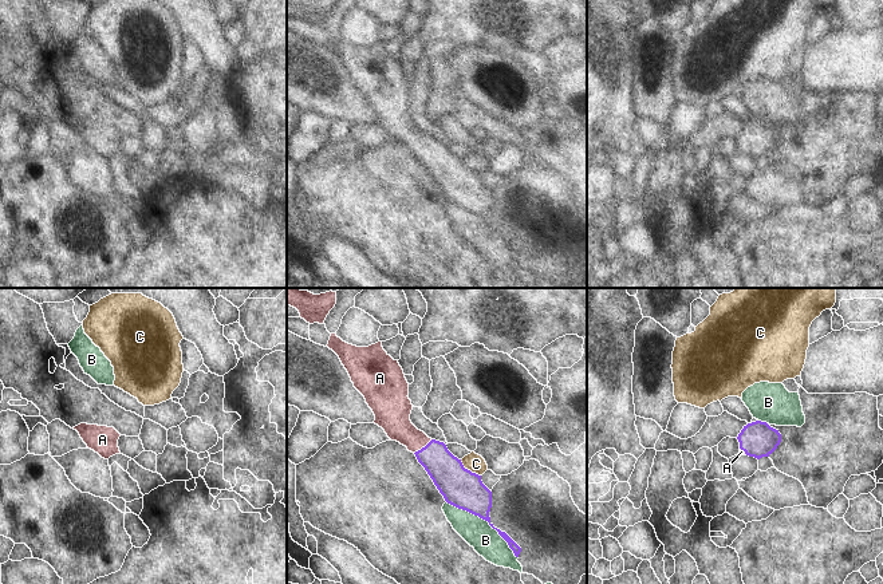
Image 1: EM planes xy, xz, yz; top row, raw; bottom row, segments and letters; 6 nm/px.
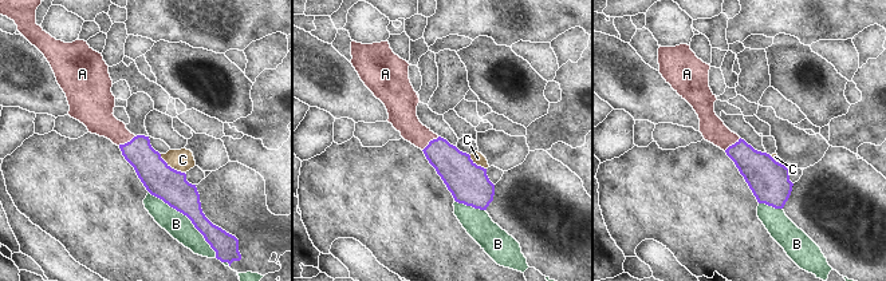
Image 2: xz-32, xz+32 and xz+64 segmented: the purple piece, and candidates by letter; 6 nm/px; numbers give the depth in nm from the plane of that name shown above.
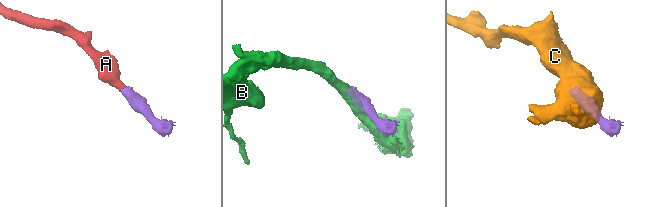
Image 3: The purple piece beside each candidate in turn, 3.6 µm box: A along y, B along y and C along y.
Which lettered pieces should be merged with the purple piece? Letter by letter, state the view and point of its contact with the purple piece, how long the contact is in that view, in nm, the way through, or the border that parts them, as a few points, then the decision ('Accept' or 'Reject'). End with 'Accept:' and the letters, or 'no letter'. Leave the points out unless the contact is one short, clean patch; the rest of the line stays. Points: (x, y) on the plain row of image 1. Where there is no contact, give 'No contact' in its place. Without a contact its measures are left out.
A: Touches purple at xz (422, 148). Shared border 140 nm. Path across: xz (448, 173), (422, 148), (394, 117). Accept
B: Touches purple at xz (485, 220). Shared border 550 nm. Reject
C: Touches purple at xz (469, 170). Shared border 160 nm. Boundary: xz (460, 160), (465, 168), (480, 176). Reject
Accept: A.

